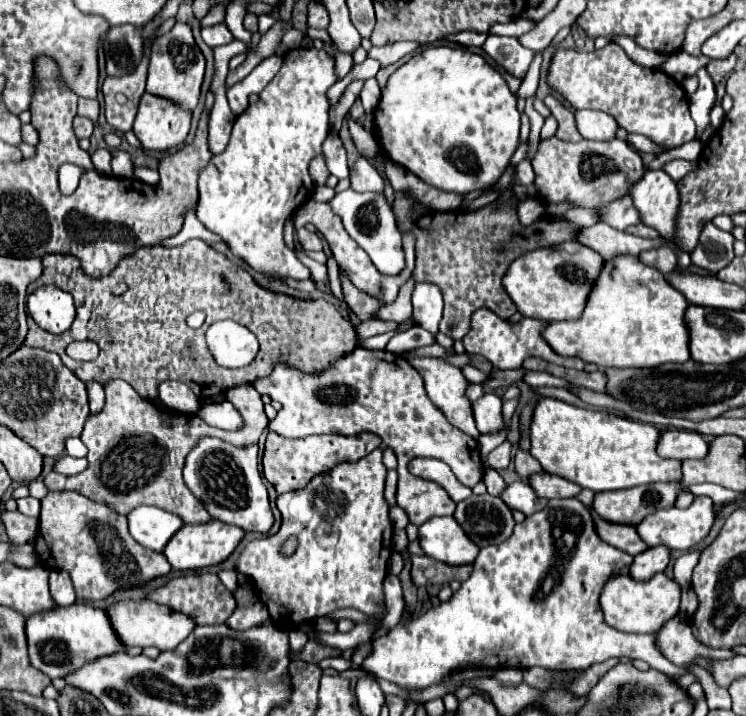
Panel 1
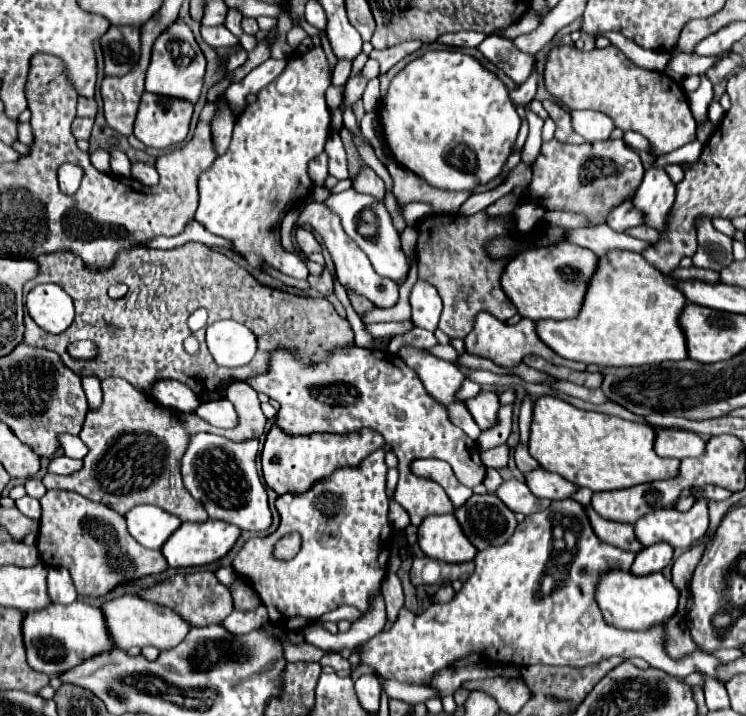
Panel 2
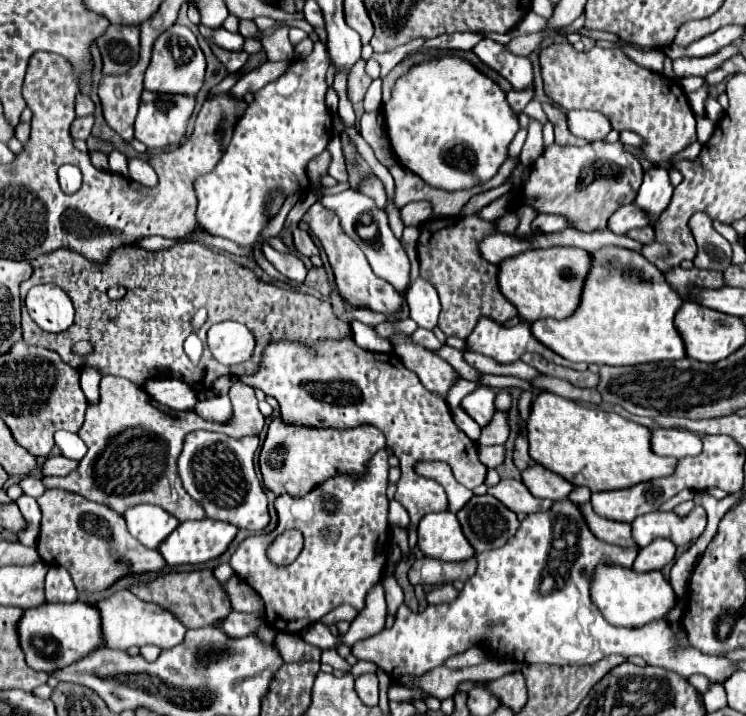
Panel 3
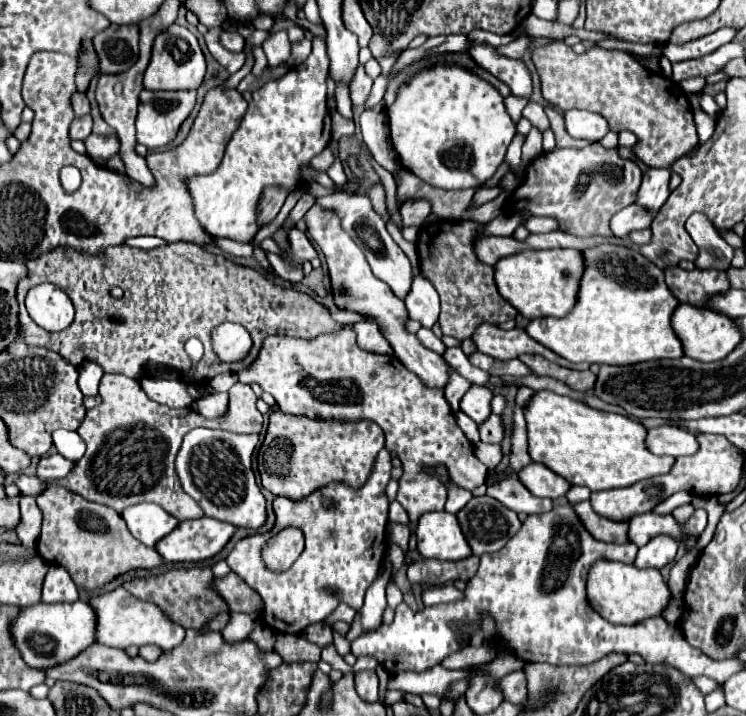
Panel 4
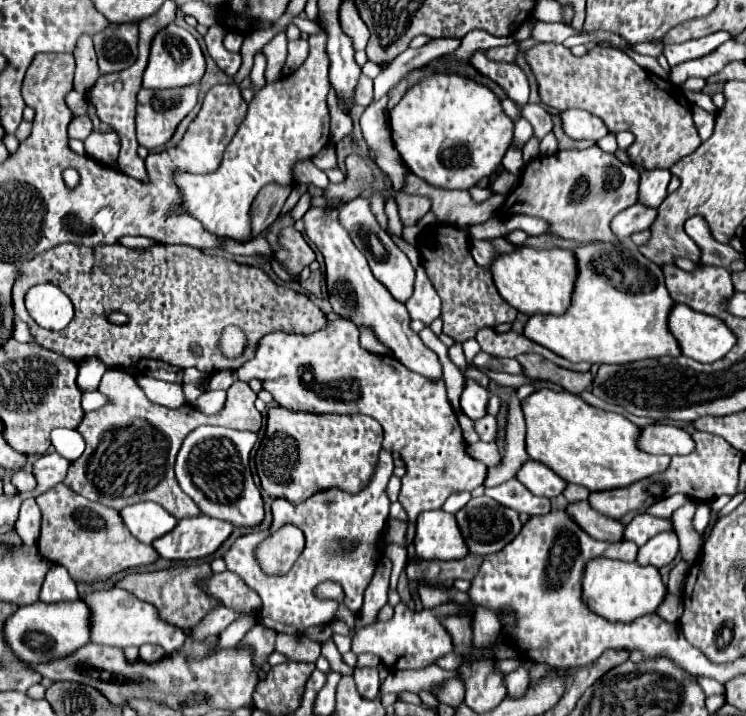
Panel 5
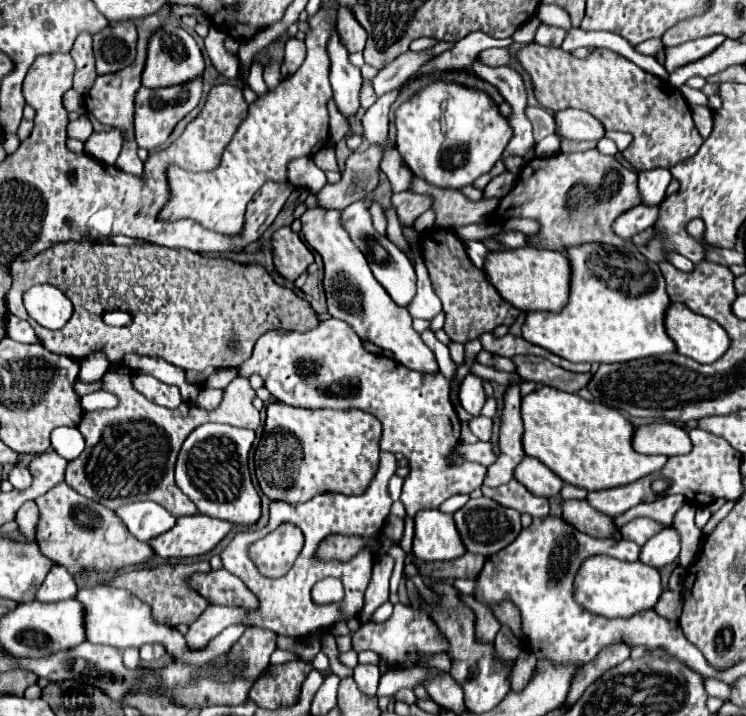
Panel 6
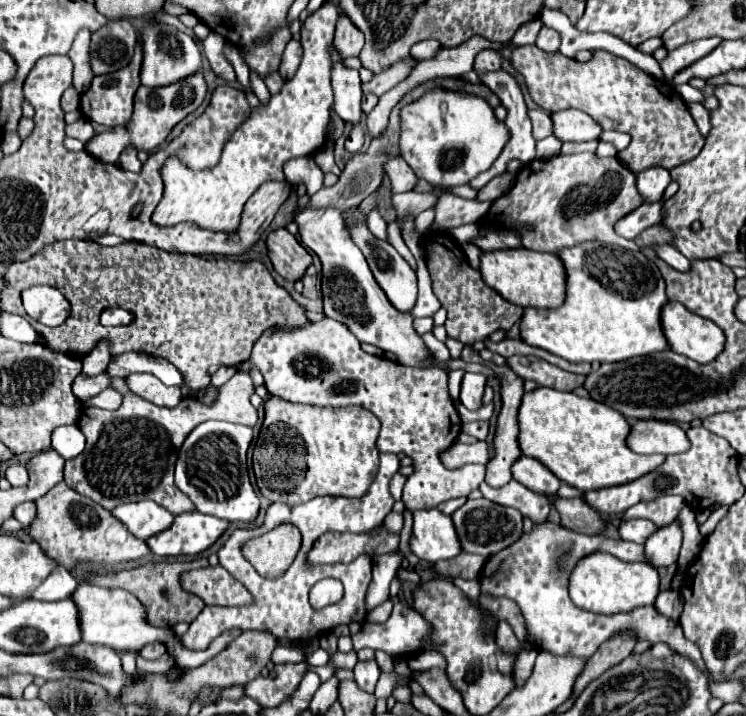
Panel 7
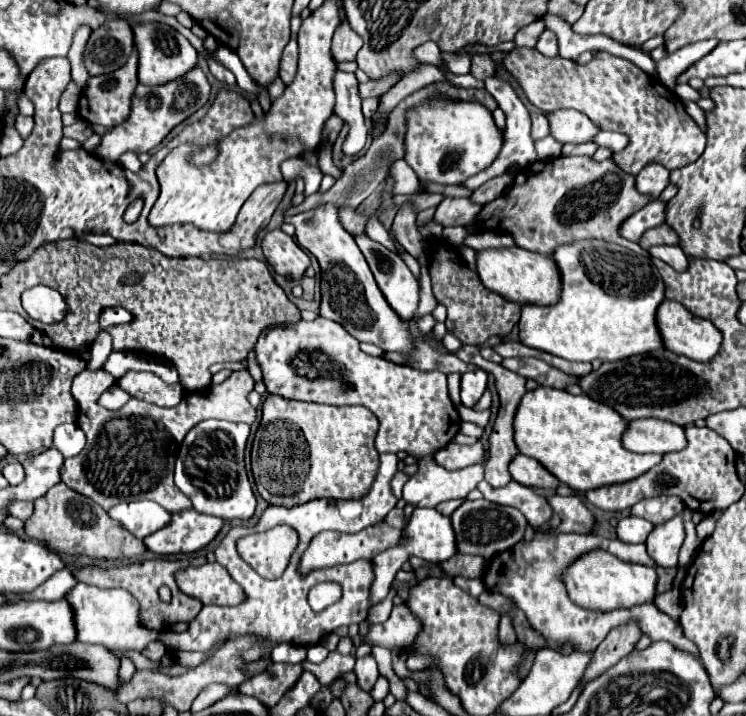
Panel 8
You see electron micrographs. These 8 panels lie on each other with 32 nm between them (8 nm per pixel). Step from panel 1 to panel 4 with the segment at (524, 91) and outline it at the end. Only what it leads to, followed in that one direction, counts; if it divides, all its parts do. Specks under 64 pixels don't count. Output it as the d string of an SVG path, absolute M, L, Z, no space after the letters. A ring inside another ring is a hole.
M512 94L504 99L507 112L515 123L517 123L518 120L520 120L520 118L522 117L522 111L528 101L529 98L516 98L515 96L512 96Z

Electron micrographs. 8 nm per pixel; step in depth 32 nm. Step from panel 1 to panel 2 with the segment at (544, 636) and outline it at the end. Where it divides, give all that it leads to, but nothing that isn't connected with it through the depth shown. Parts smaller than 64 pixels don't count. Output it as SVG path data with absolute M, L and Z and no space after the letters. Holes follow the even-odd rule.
M572 498L554 500L550 508L526 516L522 524L518 524L514 536L502 544L486 548L478 552L474 562L474 574L464 582L462 590L456 594L454 600L446 604L432 604L422 614L412 614L408 608L402 608L394 626L376 634L372 640L358 646L360 660L370 664L378 676L388 680L398 680L404 684L426 684L432 676L448 668L454 660L464 658L472 650L482 654L488 662L496 664L512 664L512 666L532 666L532 664L546 664L546 666L588 666L610 656L622 658L644 658L650 666L660 668L672 676L686 678L692 672L702 672L710 678L716 678L716 668L726 664L712 654L704 654L694 650L680 660L674 660L666 652L666 630L664 624L660 628L648 628L648 632L624 632L612 628L604 622L600 608L594 600L594 590L600 574L610 568L630 570L634 562L632 552L616 548L612 544L604 544L592 532L584 506Z

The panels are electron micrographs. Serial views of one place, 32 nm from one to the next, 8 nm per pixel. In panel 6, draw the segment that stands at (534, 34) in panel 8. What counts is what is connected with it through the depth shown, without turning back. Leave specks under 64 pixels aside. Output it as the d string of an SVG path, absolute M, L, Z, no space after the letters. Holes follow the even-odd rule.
M532 18L532 20L528 20L526 24L522 24L518 30L516 30L516 34L512 36L512 40L514 42L518 42L518 44L526 44L526 42L532 42L534 40L534 34L536 34L536 28L540 26L540 20L538 18Z

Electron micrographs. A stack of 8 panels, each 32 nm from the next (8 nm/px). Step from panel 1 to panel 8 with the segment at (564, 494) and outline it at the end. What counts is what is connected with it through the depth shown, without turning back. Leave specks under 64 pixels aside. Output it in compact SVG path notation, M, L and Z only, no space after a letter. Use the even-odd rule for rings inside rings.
M518 454L516 458L512 458L508 470L510 470L510 476L524 486L538 486L538 488L558 486L558 480L552 478L552 474L544 466L540 466L536 460L524 454Z

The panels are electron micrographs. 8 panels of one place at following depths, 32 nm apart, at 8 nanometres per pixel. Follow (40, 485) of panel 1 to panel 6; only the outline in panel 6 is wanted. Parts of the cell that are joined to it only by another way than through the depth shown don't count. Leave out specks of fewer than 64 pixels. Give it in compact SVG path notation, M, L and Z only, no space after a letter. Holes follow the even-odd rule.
M16 464L16 466L12 466L12 468L10 468L10 472L8 472L8 480L10 480L10 484L12 484L14 488L24 490L24 488L28 488L28 486L30 486L32 476L30 476L30 472L28 472L28 468L26 468L26 466Z

